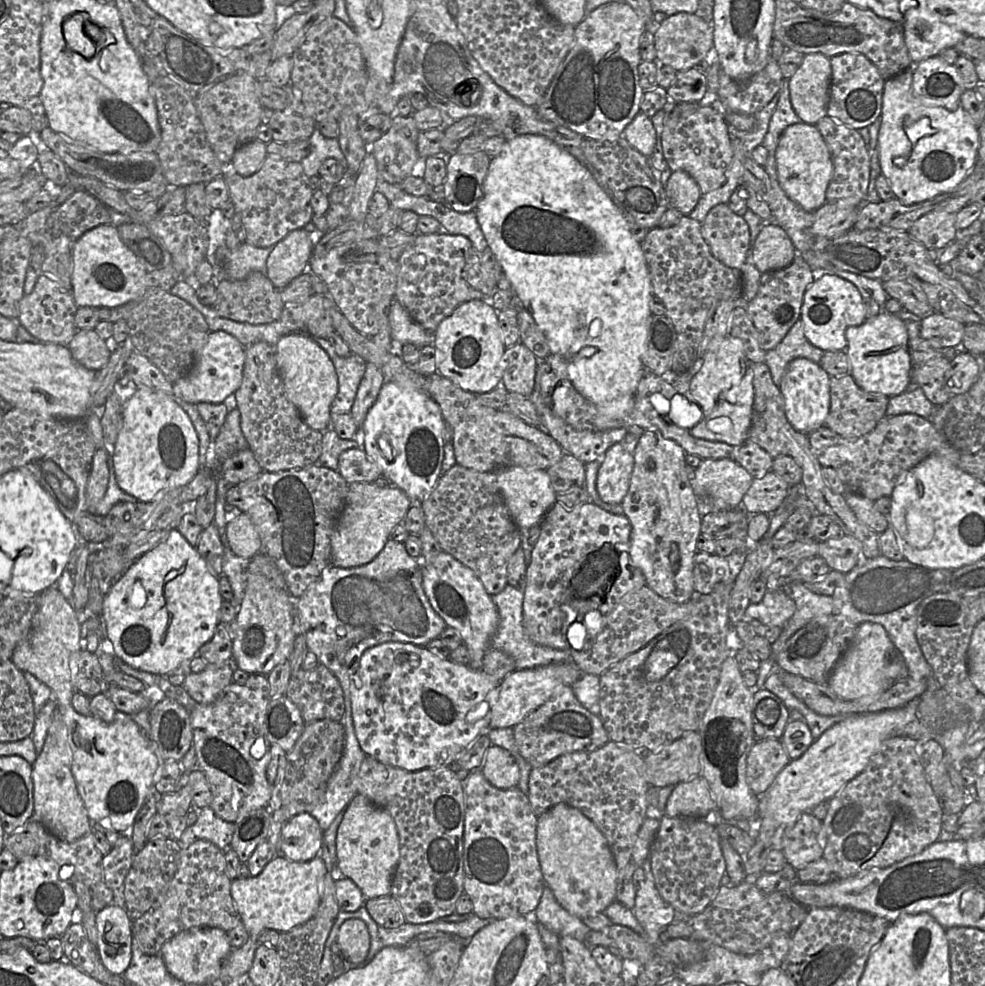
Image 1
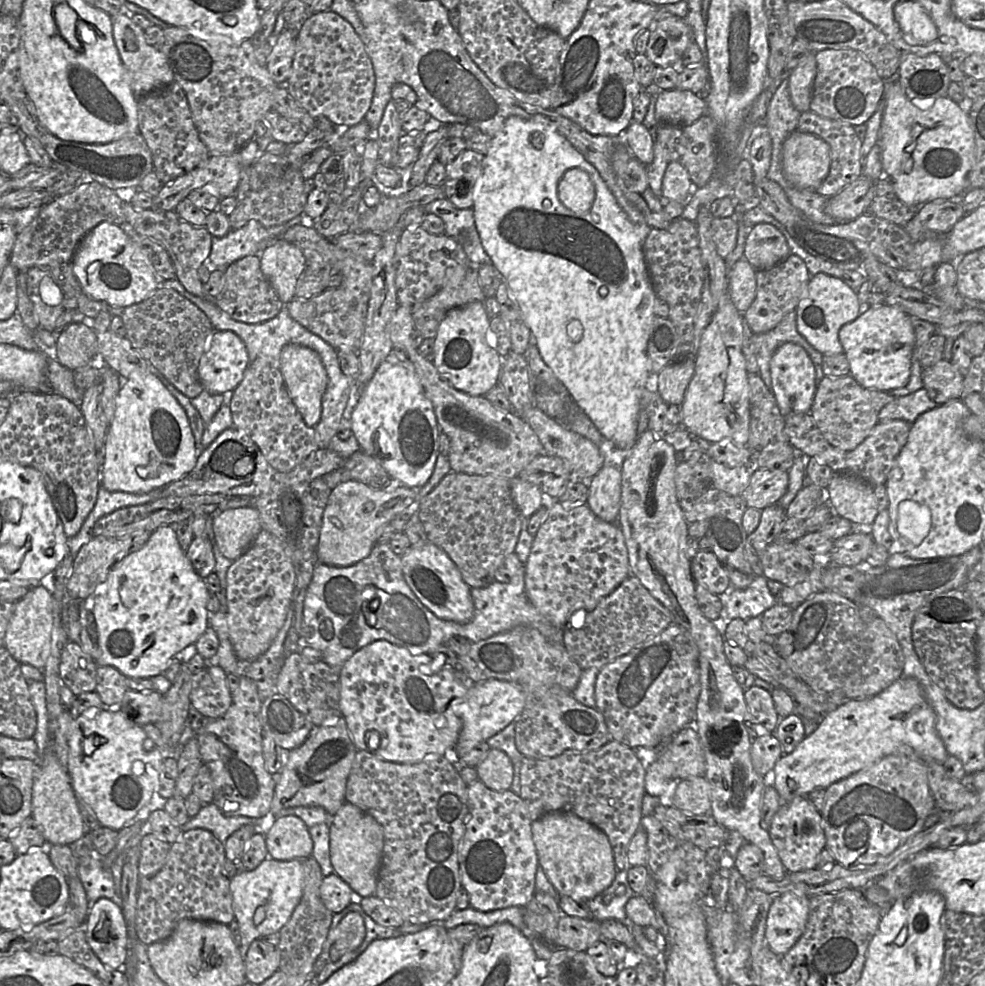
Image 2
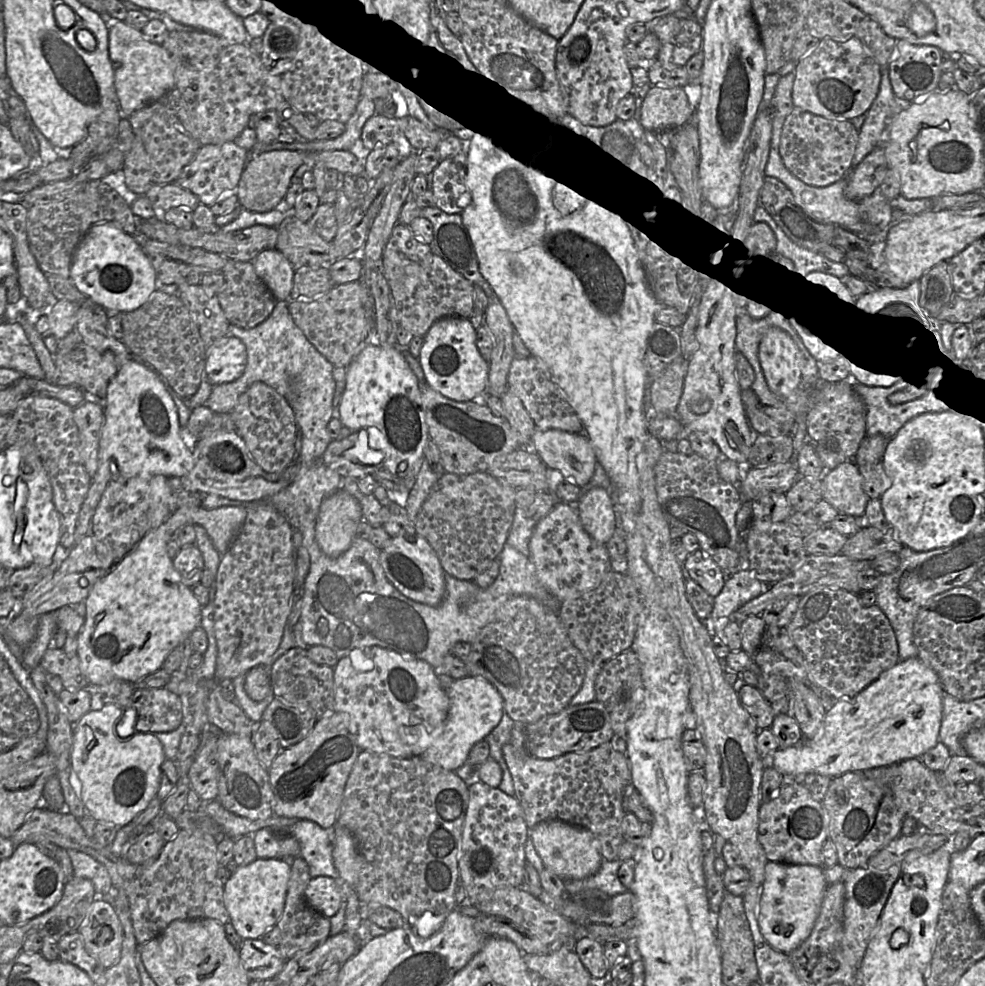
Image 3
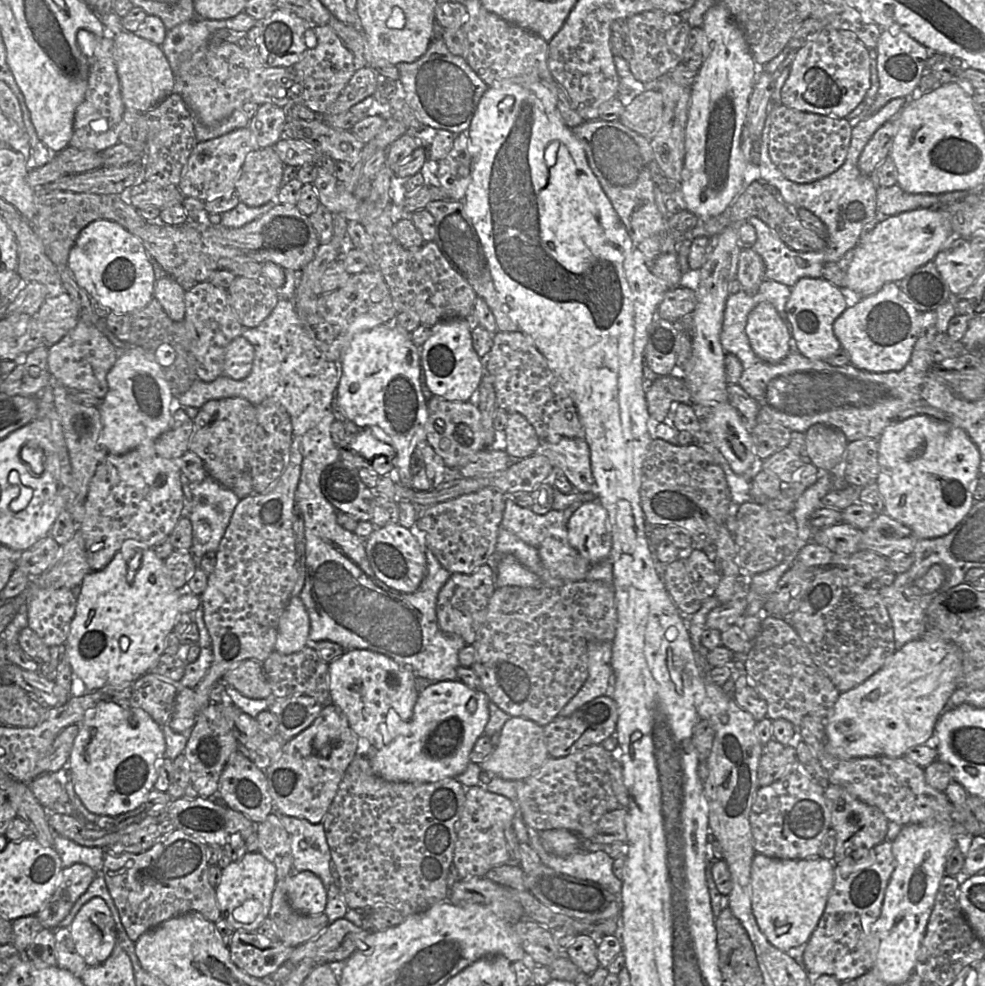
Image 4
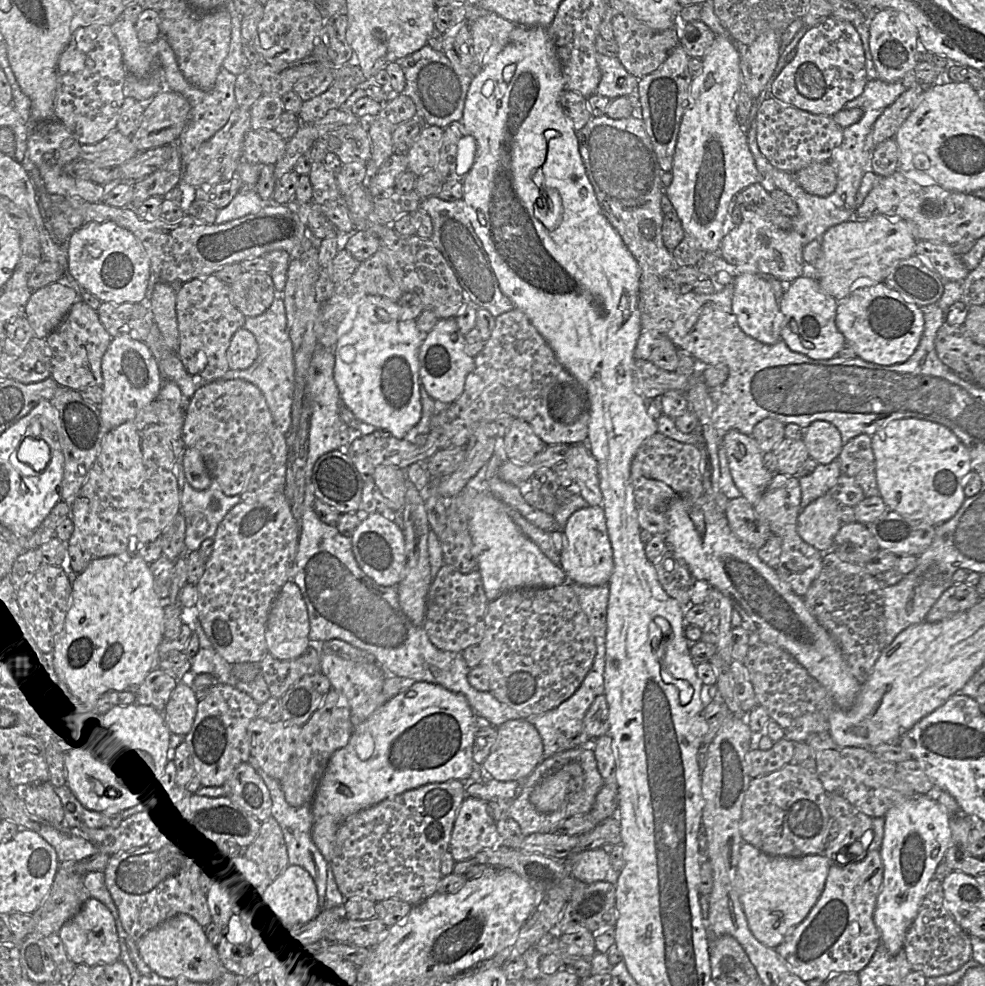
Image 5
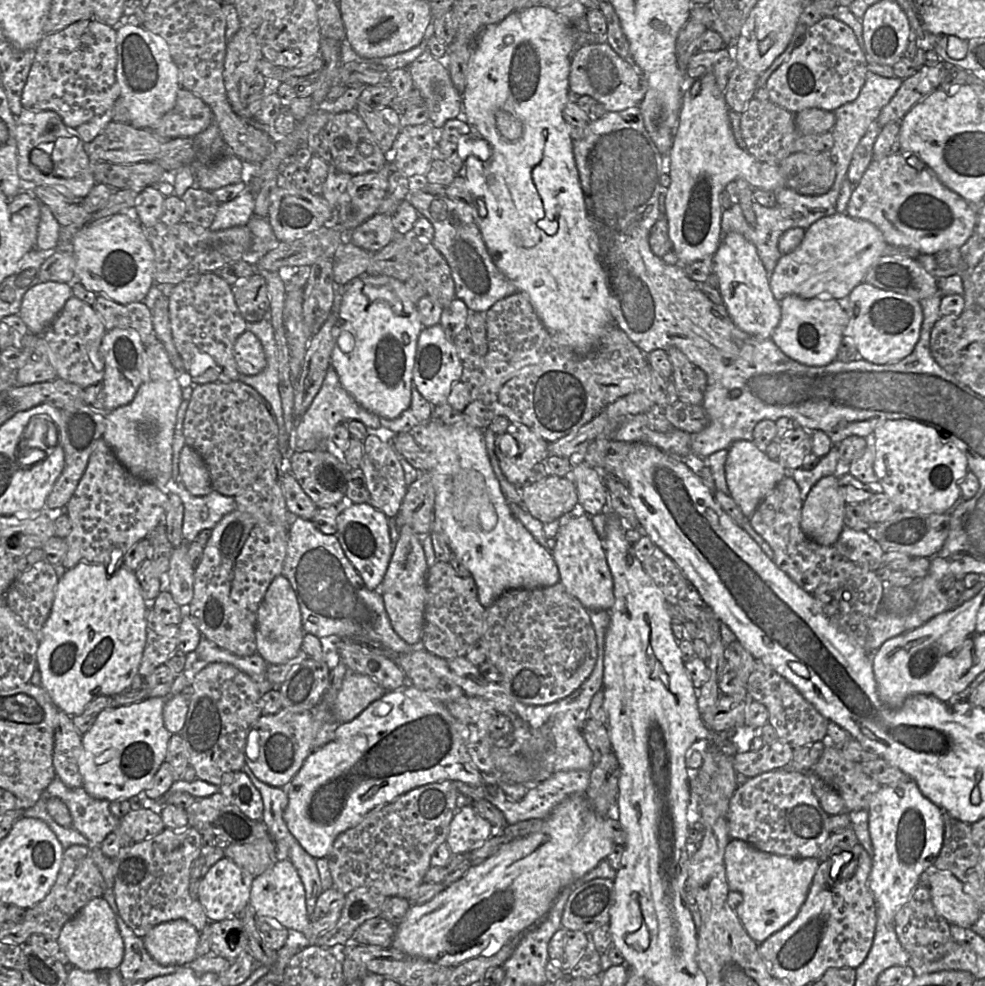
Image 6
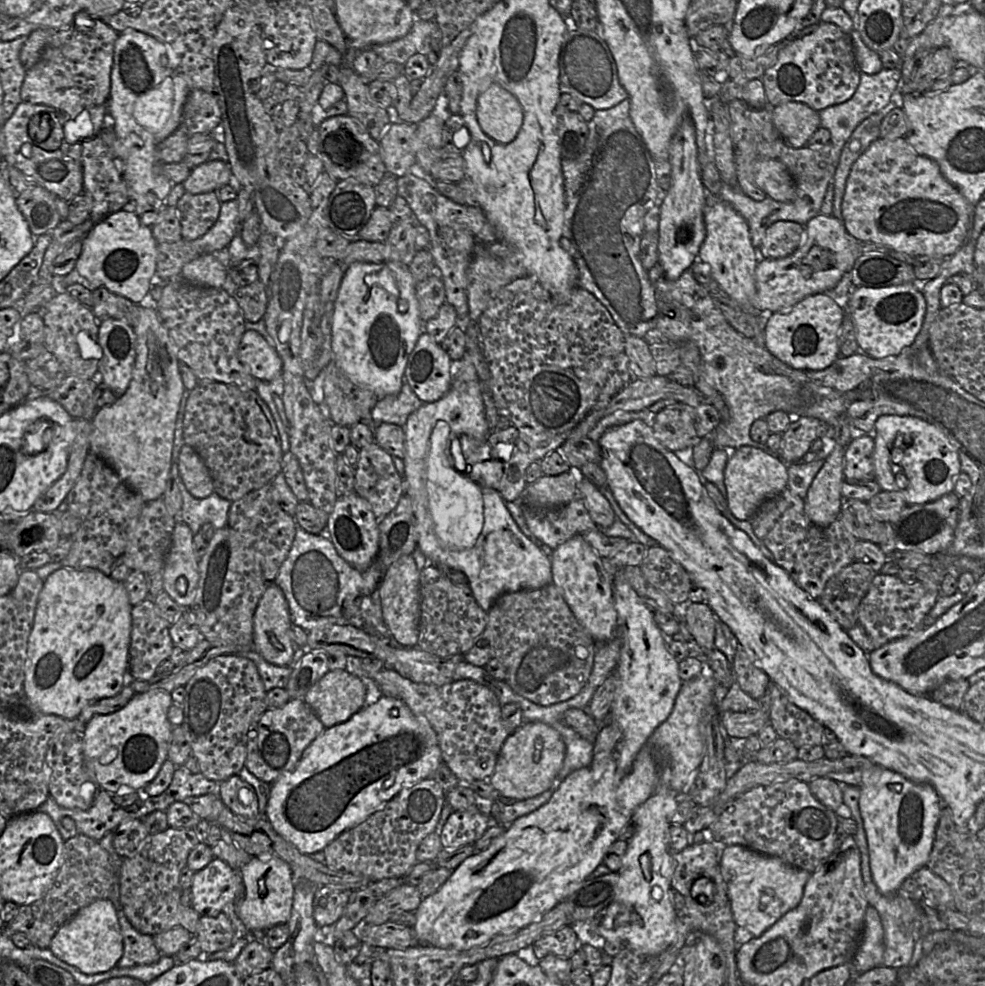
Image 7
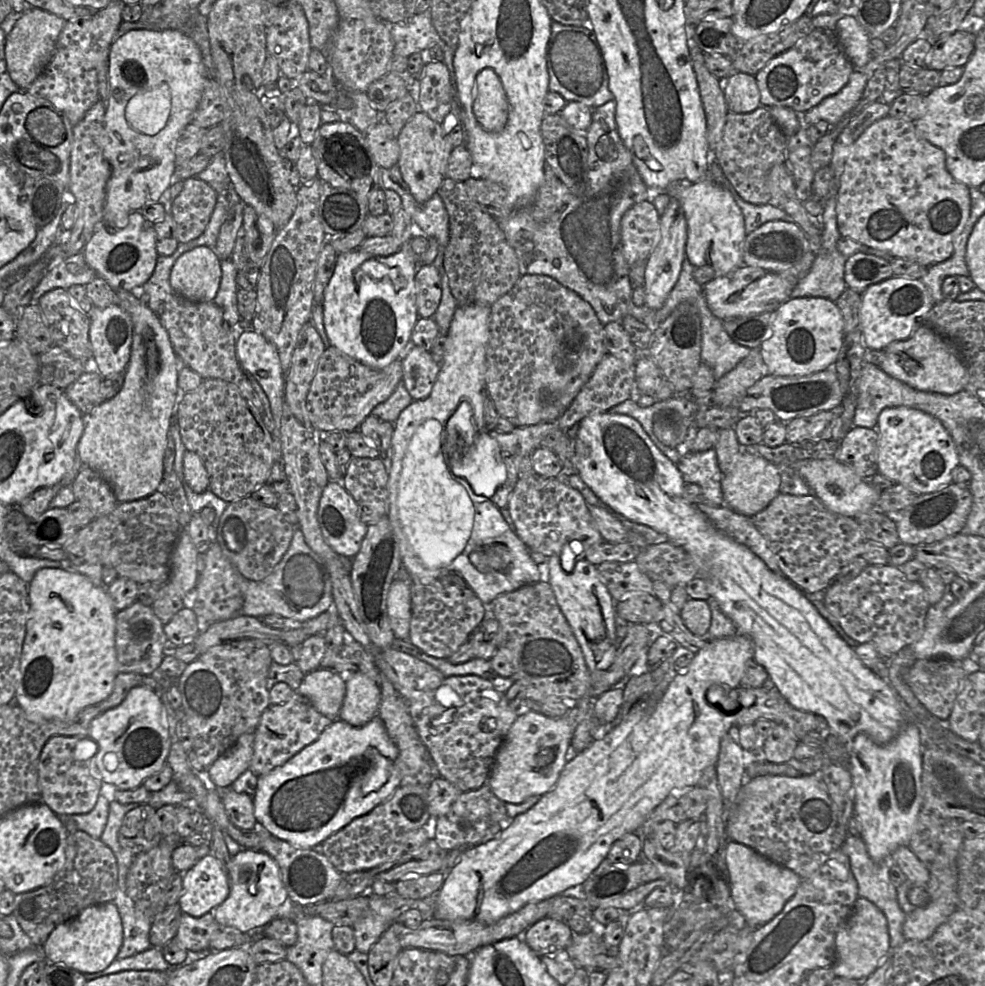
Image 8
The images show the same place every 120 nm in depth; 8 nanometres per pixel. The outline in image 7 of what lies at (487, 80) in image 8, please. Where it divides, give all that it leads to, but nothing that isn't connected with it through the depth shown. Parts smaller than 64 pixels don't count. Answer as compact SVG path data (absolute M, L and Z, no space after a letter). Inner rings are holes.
M492 84L478 97L477 119L486 135L507 144L518 135L524 115L513 94L498 84Z

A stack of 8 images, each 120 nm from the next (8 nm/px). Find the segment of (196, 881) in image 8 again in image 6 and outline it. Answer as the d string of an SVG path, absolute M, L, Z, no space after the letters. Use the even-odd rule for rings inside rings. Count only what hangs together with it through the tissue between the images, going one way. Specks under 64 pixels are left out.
M229 858L218 860L200 878L197 900L210 921L219 922L237 914L249 904L254 876Z

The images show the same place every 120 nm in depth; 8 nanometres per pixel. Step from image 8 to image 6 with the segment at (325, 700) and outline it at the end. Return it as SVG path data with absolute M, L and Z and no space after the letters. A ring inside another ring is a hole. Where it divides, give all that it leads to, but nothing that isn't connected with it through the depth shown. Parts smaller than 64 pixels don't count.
M348 671L334 700L333 713L339 722L349 722L386 692L371 677Z

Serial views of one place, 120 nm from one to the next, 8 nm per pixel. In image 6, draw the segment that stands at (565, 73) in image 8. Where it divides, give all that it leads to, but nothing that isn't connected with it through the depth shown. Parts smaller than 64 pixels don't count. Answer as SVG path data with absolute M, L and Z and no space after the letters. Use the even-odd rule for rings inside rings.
M590 43L577 48L570 62L569 92L590 96L602 104L607 112L618 112L638 106L648 88L647 81L635 64L624 61L607 43Z

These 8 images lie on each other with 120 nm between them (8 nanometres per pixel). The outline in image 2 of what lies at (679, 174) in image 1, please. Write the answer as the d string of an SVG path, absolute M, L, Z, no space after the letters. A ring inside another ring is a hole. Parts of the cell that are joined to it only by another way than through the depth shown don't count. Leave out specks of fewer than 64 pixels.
M677 161L669 162L662 182L662 199L685 204L693 193L687 169Z

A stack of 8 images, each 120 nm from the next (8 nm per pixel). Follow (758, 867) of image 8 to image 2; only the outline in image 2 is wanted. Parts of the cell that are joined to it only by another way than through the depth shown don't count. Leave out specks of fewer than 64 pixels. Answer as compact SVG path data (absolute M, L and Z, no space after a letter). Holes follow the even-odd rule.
M785 892L773 895L766 921L768 947L783 956L805 931L809 915L809 897Z

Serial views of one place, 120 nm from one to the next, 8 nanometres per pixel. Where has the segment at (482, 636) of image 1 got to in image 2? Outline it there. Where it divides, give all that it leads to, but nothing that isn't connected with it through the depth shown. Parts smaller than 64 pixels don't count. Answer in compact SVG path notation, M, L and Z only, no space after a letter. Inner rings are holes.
M431 542L410 546L401 556L401 563L406 583L419 601L435 616L458 623L467 623L473 618L471 587L465 583L455 563L442 549Z

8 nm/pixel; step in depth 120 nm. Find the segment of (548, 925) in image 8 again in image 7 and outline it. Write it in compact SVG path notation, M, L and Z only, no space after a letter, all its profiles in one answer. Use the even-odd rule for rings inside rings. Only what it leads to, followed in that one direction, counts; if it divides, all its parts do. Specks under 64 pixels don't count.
M568 925L542 936L532 944L532 947L540 960L547 955L571 959L581 945L575 931Z

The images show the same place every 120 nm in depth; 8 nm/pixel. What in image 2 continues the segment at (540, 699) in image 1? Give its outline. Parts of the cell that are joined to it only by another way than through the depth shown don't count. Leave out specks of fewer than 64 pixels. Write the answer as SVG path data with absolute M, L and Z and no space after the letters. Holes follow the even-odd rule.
M488 679L470 684L466 695L459 704L462 728L453 748L458 759L461 759L478 743L487 741L515 721L525 708L525 700L522 688L508 681Z

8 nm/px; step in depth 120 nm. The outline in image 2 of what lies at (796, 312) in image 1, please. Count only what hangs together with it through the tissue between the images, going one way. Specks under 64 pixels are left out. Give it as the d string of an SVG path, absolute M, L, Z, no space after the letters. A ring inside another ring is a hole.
M791 253L772 268L756 270L756 296L744 313L751 330L755 334L772 330L785 315L791 311L796 311L811 277L804 261Z

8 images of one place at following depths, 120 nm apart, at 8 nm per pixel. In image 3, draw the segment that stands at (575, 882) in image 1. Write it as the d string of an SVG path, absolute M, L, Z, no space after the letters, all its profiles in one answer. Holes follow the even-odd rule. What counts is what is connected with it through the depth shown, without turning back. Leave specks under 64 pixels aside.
M550 819L531 828L529 836L544 867L560 878L586 878L595 874L603 861L599 841L591 831L584 827Z

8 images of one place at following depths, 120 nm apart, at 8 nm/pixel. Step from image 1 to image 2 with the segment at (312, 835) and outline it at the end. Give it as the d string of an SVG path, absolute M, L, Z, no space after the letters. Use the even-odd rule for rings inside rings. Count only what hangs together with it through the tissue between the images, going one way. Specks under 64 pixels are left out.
M297 816L277 818L265 835L269 857L274 860L304 860L312 855L309 827Z

